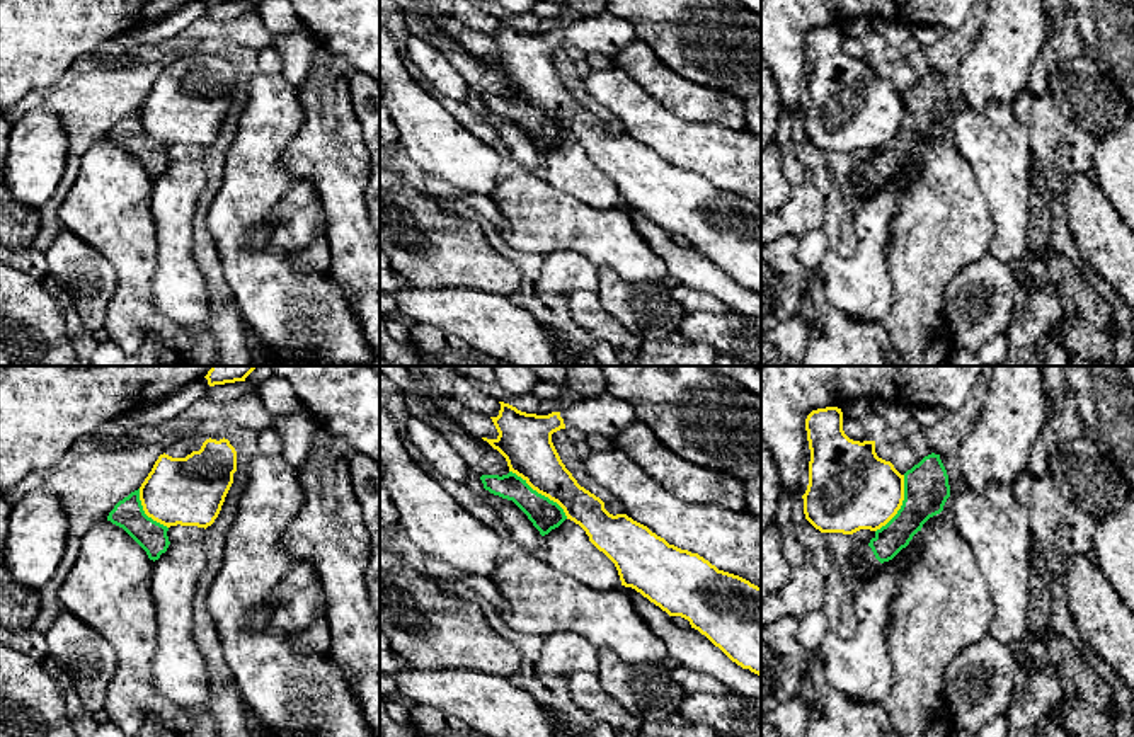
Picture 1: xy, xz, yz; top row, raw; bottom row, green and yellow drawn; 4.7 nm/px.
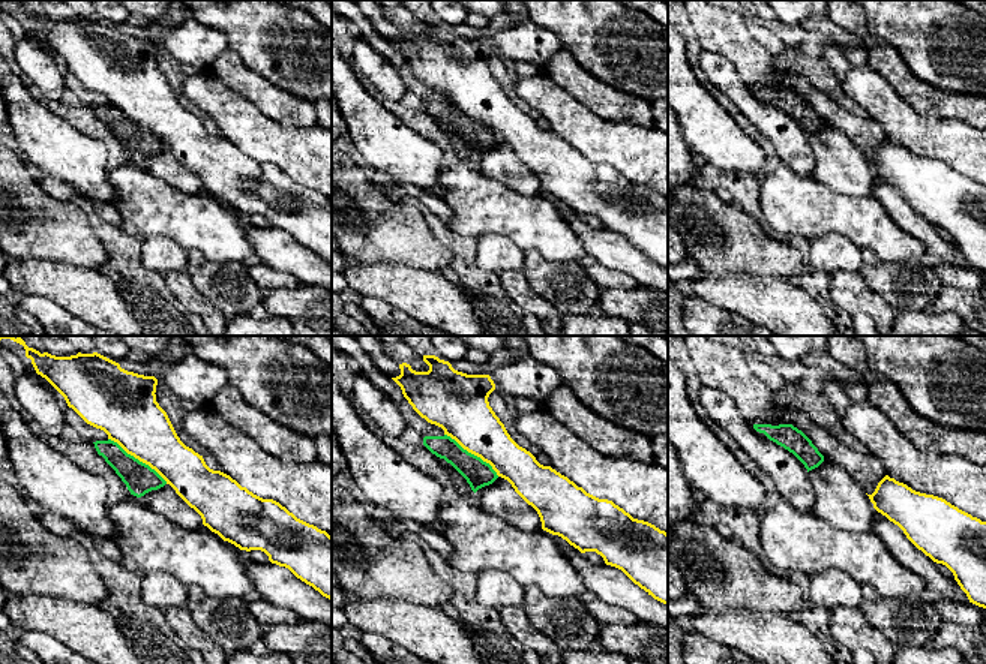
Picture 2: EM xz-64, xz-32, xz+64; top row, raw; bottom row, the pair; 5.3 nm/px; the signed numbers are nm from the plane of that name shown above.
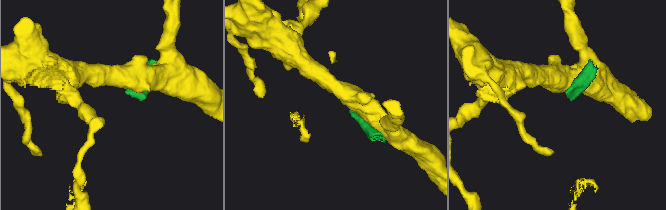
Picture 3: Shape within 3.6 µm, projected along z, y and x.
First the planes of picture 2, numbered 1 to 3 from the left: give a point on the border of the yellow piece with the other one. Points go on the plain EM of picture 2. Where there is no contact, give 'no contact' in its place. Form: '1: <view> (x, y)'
1: xz-64 (137, 123)
2: xz-32 (473, 119)
3: no contact

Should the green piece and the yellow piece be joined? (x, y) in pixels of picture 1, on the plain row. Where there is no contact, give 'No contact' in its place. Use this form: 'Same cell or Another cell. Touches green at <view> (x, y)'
Another cell. Touches green at xz (540, 113)

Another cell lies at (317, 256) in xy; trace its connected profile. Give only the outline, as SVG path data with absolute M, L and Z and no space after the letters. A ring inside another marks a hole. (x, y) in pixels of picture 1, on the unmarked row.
M318 231L308 247L291 257L291 264L300 272L327 271L332 264L327 235Z

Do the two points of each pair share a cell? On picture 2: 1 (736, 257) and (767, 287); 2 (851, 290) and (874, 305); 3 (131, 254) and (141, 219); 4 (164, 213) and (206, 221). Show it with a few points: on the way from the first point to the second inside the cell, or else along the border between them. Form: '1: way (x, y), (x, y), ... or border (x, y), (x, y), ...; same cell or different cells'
1: border (721, 276), (773, 275), (790, 281); different cells
2: way (857, 296), (868, 302); same cell
3: border (116, 228), (141, 239); different cells
4: way (174, 215), (195, 221); same cell

